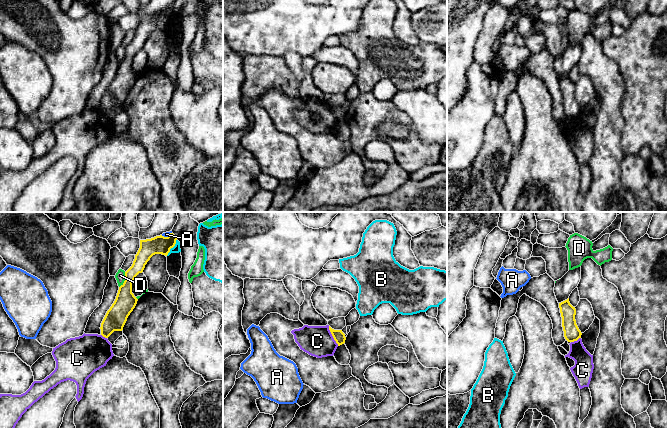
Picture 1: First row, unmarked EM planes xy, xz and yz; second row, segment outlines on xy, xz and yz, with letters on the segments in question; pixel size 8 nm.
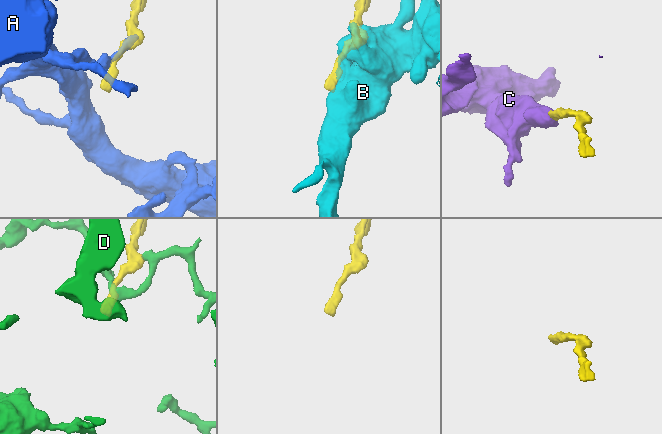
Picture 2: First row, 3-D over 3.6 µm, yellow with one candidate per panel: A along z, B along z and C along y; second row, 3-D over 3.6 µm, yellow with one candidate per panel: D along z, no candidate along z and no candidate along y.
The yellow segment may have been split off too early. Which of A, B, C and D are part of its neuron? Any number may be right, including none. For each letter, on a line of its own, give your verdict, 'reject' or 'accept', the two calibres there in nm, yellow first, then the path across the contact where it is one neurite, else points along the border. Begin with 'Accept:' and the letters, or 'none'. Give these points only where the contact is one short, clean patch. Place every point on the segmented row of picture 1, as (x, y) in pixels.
Accept: none
A: reject | 140/40 nm | along xy (171, 232), (167, 236), (161, 235)
B: reject | 140/60 nm | along xy (176, 239), (176, 243), (166, 255)
C: reject | 90/240 nm | along xz (328, 326), (333, 339), (338, 345)
D: reject | 170/80 nm

